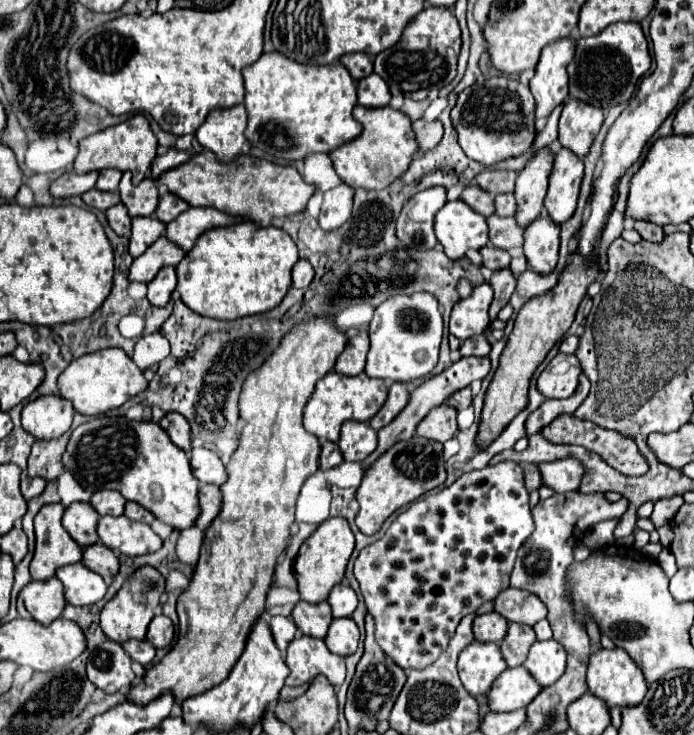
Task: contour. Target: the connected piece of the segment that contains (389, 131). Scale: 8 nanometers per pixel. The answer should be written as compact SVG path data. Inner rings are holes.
M356 106L354 118L364 126L364 132L360 134L360 138L332 150L330 158L334 162L334 170L352 188L382 190L408 170L408 164L414 160L414 154L418 152L412 122L404 112L392 110L390 106L378 110Z

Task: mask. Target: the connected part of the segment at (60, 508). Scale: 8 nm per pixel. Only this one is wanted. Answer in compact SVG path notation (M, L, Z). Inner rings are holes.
M48 504L34 518L36 550L30 564L34 580L48 580L60 566L82 560L82 548L62 526L64 510L64 504Z

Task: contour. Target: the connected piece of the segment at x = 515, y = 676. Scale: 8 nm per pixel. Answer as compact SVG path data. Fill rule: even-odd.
M522 666L506 668L488 690L488 708L492 712L512 712L526 708L540 692L540 684L524 672Z

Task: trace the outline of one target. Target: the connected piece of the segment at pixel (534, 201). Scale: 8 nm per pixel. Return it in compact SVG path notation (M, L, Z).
M552 148L536 150L534 156L526 162L524 170L518 174L516 180L516 202L518 202L518 214L516 220L520 224L530 224L536 220L544 206L544 196L548 190L548 176L552 172Z

